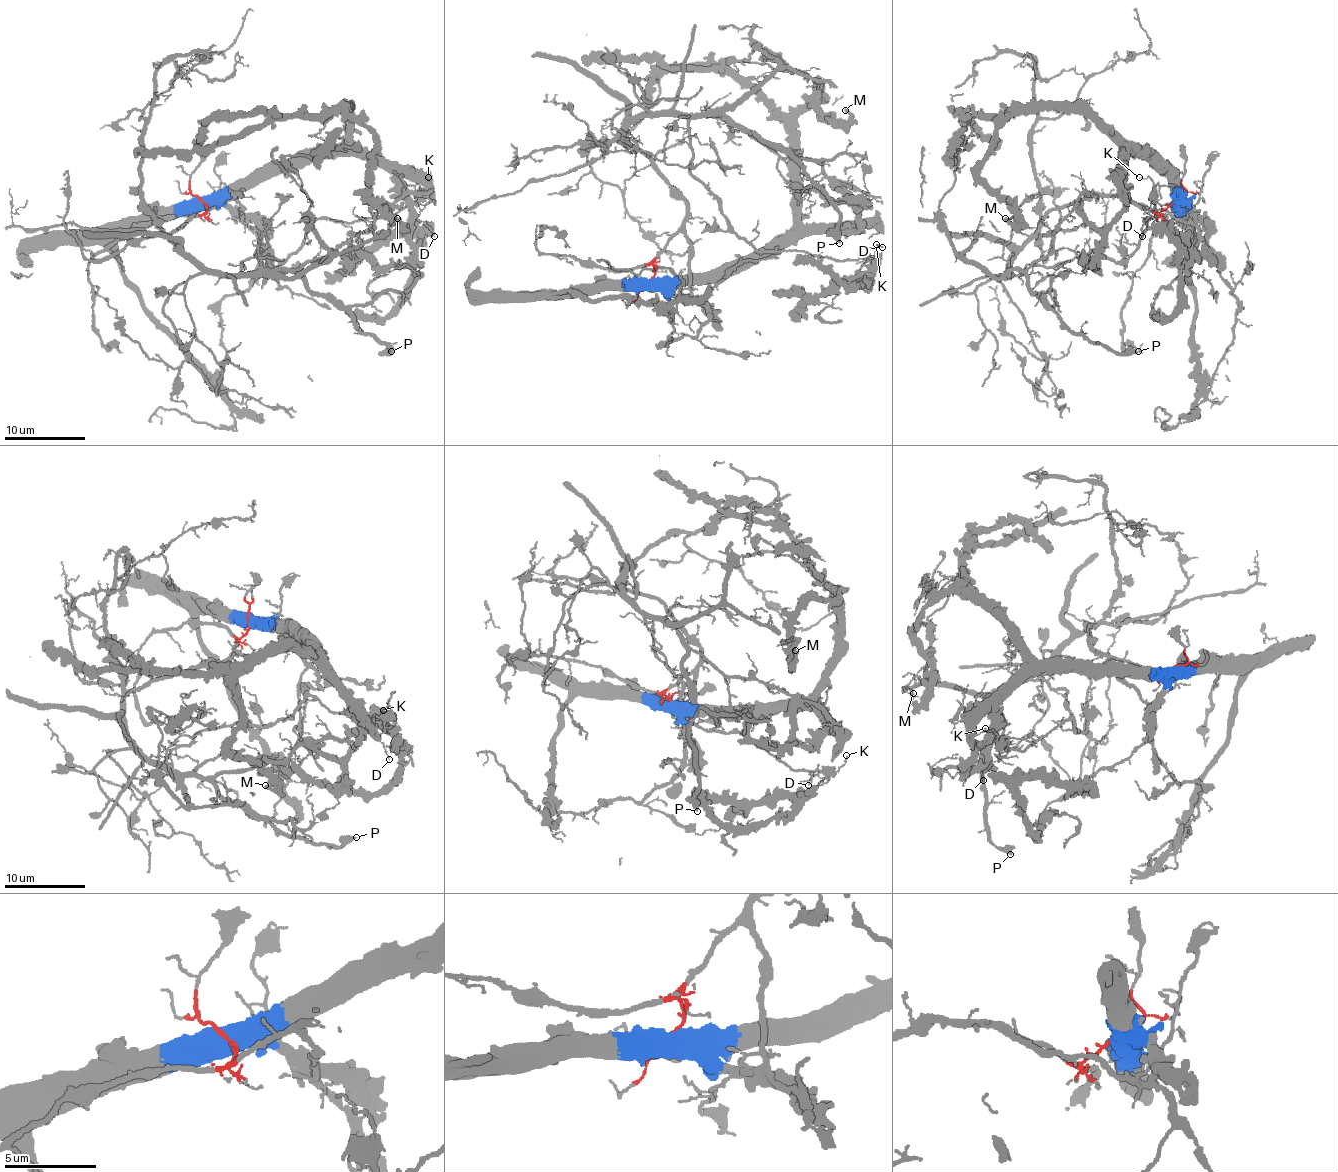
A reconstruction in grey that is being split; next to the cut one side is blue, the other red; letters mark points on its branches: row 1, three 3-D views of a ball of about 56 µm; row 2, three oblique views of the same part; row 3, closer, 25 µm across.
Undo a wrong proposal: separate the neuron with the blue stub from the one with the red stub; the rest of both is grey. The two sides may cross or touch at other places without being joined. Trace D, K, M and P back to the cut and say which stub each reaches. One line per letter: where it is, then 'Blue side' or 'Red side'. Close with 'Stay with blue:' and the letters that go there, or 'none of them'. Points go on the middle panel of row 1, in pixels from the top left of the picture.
D: Place: (882, 247). Red side
K: Place: (876, 244). Red side
M: Place: (845, 110). Blue side
P: Place: (839, 243). Red side
Stay with blue: M

